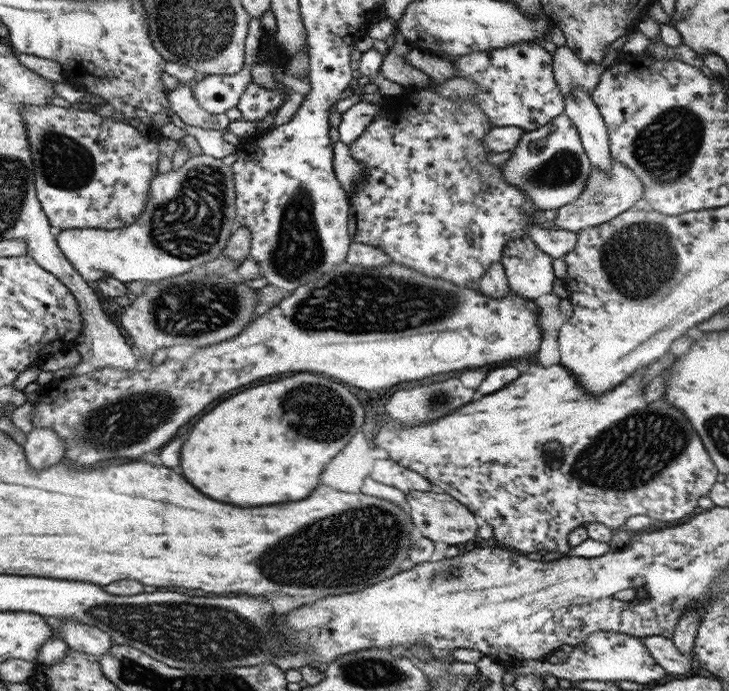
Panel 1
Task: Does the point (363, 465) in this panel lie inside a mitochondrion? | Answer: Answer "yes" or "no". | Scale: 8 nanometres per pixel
no

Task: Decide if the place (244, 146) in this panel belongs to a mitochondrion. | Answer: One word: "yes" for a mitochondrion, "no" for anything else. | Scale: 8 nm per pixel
no

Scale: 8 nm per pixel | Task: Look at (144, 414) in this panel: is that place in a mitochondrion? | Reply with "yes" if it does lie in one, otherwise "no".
yes

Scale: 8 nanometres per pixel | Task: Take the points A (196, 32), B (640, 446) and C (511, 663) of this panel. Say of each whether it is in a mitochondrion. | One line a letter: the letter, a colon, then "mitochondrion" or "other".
A: mitochondrion
B: mitochondrion
C: other

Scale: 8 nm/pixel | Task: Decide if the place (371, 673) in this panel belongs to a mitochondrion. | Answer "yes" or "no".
yes

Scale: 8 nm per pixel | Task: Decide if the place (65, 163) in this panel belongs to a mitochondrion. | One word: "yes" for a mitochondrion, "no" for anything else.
yes

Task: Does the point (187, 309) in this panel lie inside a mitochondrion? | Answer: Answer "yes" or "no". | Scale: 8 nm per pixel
yes

